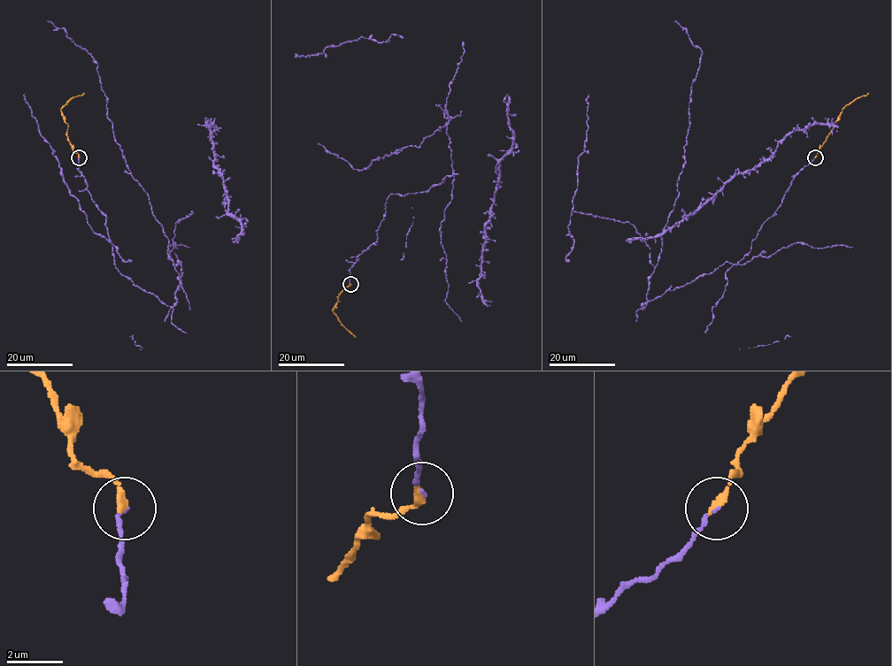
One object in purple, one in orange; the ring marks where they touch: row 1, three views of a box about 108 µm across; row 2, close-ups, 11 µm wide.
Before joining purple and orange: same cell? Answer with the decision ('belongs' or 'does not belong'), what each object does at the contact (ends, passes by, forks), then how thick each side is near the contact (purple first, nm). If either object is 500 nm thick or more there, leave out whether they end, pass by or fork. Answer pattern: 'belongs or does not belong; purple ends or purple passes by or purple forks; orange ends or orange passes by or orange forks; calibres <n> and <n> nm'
belongs; purple ends; orange ends; calibres 120 and 280 nm

